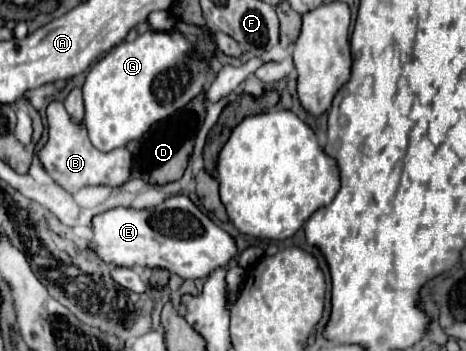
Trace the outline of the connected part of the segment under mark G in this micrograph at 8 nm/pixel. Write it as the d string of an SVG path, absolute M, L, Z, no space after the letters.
M145 31L135 41L115 45L107 55L103 55L87 73L87 81L83 85L85 99L85 125L89 131L91 143L99 151L113 151L117 147L125 147L133 139L141 139L149 127L177 109L185 107L191 99L203 93L213 81L217 73L211 67L207 57L197 57L193 43L177 31Z

